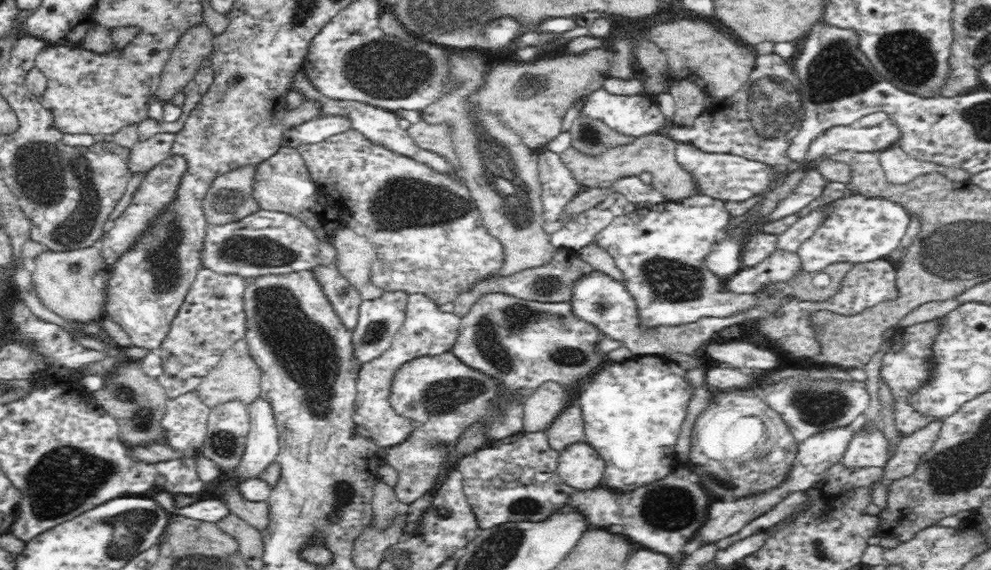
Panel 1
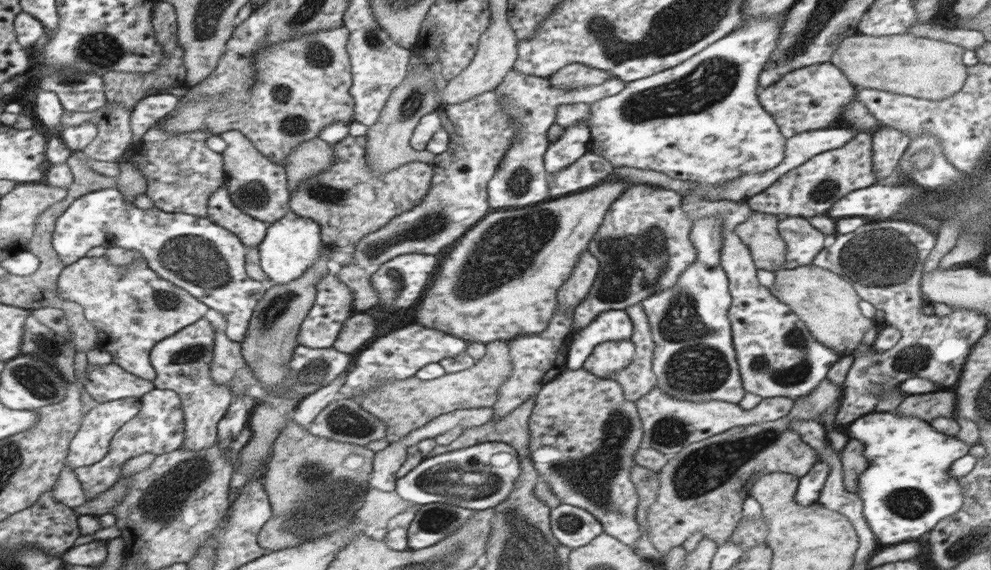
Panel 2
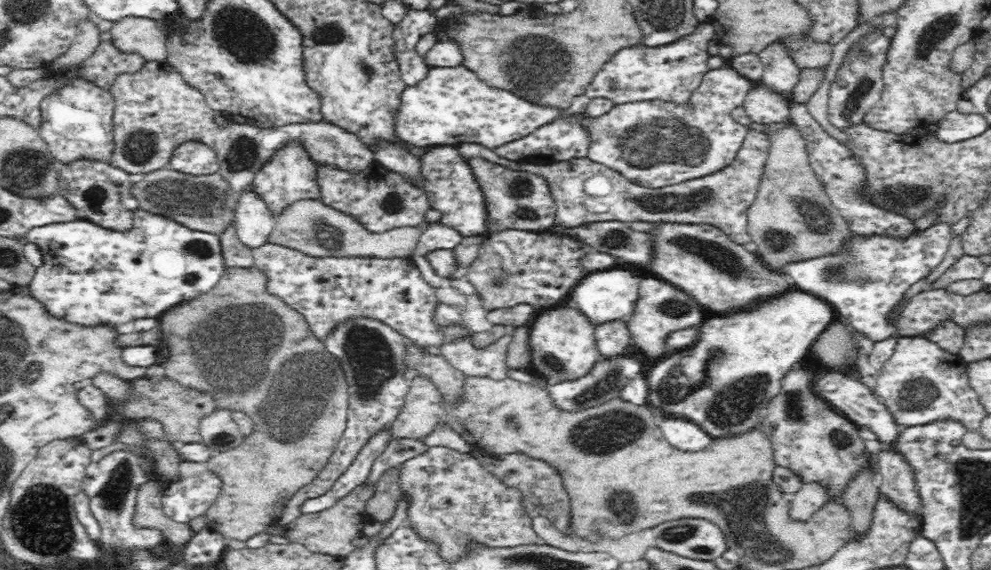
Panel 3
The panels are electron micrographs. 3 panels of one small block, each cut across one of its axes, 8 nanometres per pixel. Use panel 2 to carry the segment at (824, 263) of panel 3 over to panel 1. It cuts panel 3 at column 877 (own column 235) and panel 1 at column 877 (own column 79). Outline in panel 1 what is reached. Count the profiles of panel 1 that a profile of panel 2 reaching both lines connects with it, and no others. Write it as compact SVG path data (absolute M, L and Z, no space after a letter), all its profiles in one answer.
M848 188L844 198L834 204L832 214L826 218L826 222L796 252L802 258L802 270L808 274L820 274L830 264L872 264L878 260L888 260L888 256L906 236L908 226L910 220L906 210L902 210L894 202L886 202L880 198L870 200L862 194L852 196Z

